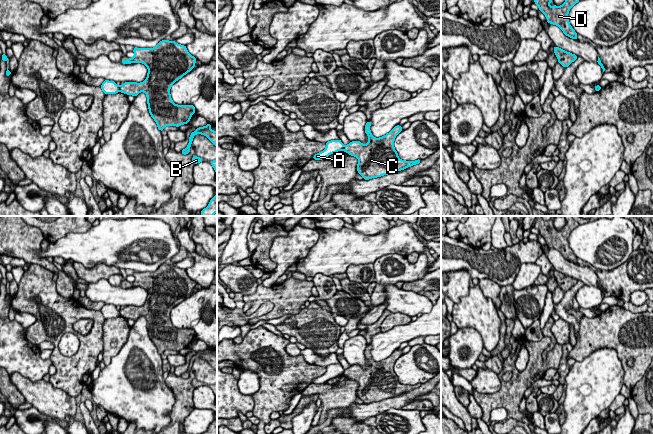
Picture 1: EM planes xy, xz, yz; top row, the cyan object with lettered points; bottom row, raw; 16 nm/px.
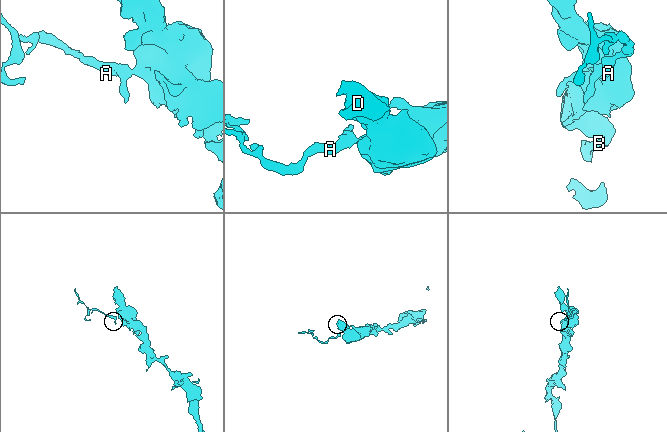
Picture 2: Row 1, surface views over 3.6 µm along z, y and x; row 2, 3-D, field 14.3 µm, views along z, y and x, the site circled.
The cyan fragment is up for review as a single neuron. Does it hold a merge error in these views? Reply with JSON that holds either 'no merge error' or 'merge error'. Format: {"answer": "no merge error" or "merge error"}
{"answer": "merge error"}

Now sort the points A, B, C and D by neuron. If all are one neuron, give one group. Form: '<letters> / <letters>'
A / B C D

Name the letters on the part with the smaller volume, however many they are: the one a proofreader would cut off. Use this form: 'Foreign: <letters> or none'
Foreign: A

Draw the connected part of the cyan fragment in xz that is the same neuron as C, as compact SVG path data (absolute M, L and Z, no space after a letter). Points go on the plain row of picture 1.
M367 345L365 349L365 357L369 363L367 368L356 364L344 370L343 373L359 384L357 395L364 404L392 398L421 386L421 383L406 385L398 381L394 364L402 355L402 350L396 349L389 357L379 362L372 359L370 350L371 346Z

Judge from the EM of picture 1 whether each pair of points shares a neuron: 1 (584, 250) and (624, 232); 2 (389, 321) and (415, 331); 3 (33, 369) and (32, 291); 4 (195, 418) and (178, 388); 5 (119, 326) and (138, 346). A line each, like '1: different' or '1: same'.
1: same
2: different
3: different
4: different
5: different

